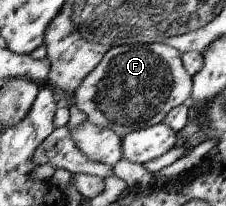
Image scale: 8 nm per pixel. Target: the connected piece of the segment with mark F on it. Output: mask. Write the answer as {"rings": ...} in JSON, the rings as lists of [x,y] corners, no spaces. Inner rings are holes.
{"rings":[[[167,44],[120,45],[108,49],[102,60],[75,90],[75,106],[97,127],[111,128],[121,138],[129,132],[162,123],[173,108],[189,102],[193,76],[184,68],[181,52]]]}

